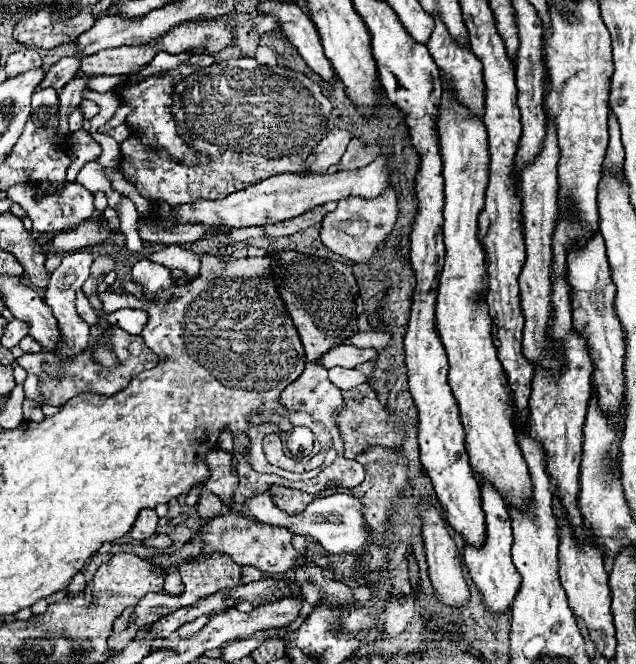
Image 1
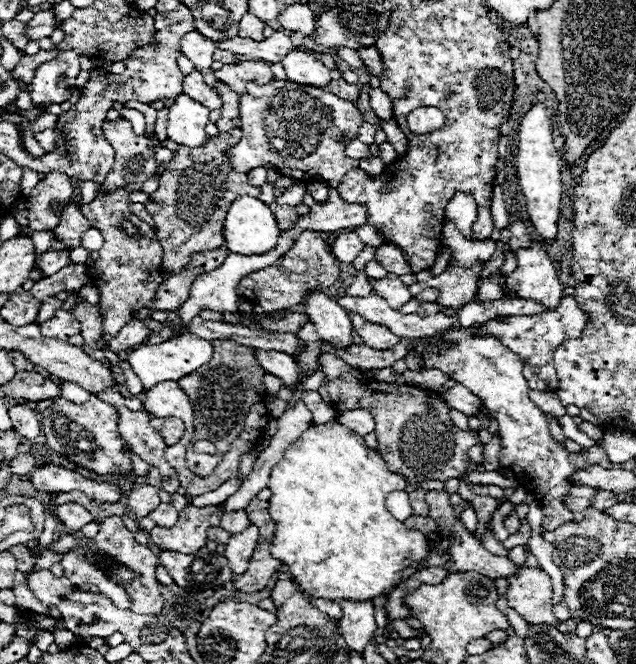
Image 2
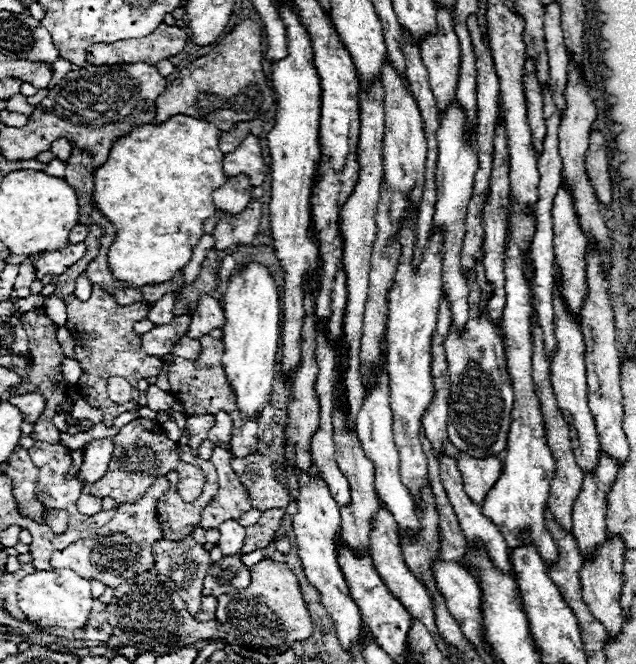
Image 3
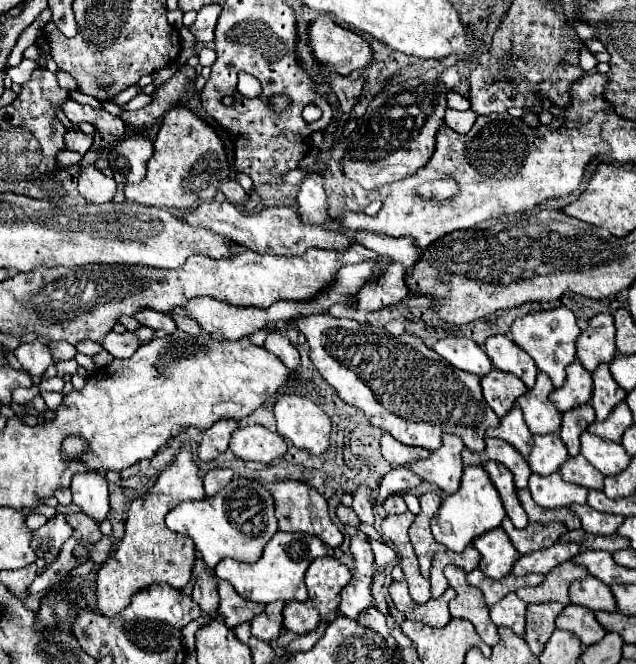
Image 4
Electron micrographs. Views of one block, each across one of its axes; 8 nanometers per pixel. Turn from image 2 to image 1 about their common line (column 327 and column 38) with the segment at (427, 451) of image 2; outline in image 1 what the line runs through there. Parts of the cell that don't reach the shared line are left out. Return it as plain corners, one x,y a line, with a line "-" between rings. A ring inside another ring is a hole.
114,328
114,330
110,332
110,346
112,346
114,352
118,354
118,360
124,362
124,364
120,364
120,366
114,368
114,370
102,368
102,366
98,366
96,362
92,362
92,350
86,350
84,354
80,354
80,356
76,356
74,360
70,360
70,362
64,364
66,376
60,378
60,380
50,378
50,376
44,374
42,368
40,368
44,362
52,362
52,360
54,360
54,356
50,356
48,352
24,354
24,356
20,356
16,362
18,362
18,366
22,366
22,368
26,370
27,374
36,374
36,376
40,378
40,382
42,382
42,396
44,396
46,404
50,404
50,406
62,406
62,404
66,404
70,398
74,398
74,396
78,396
78,394
82,394
82,392
94,392
94,394
112,396
112,394
120,392
120,390
128,384
128,380
130,380
132,374
142,372
142,370
150,370
150,368
154,368
154,366
158,364
158,356
144,344
142,336
132,336
132,334
128,334
128,332
120,330
120,328
-
134,342
140,344
140,354
132,354
132,352
130,352
130,346
132,346

